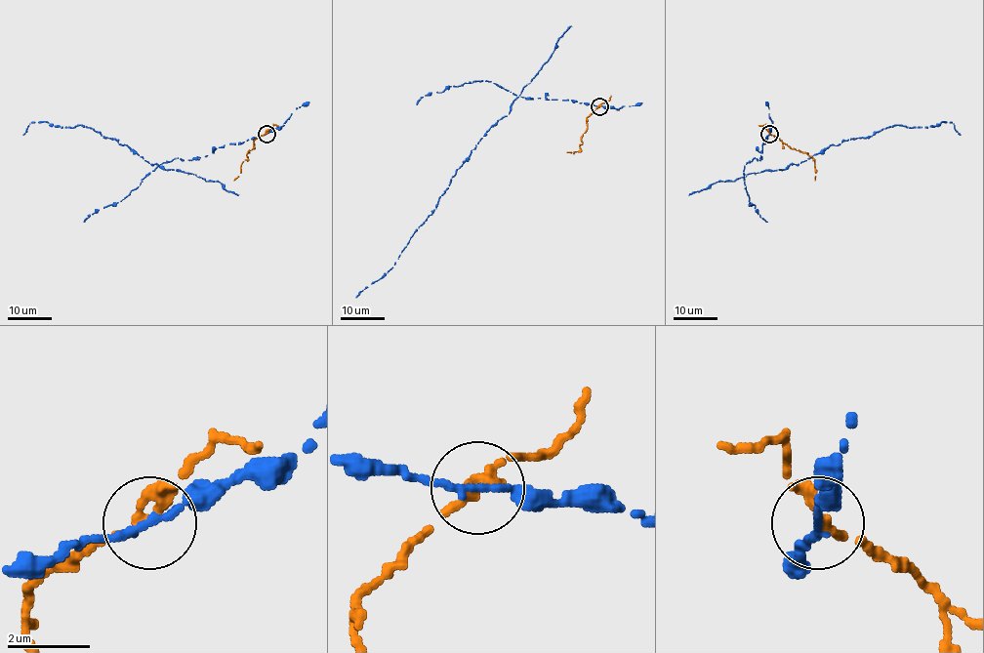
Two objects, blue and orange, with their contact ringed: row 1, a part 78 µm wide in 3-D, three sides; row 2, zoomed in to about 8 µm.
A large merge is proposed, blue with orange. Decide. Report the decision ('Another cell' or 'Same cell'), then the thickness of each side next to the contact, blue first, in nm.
Another cell. Thickness 190 nm (blue) against 280 nm

